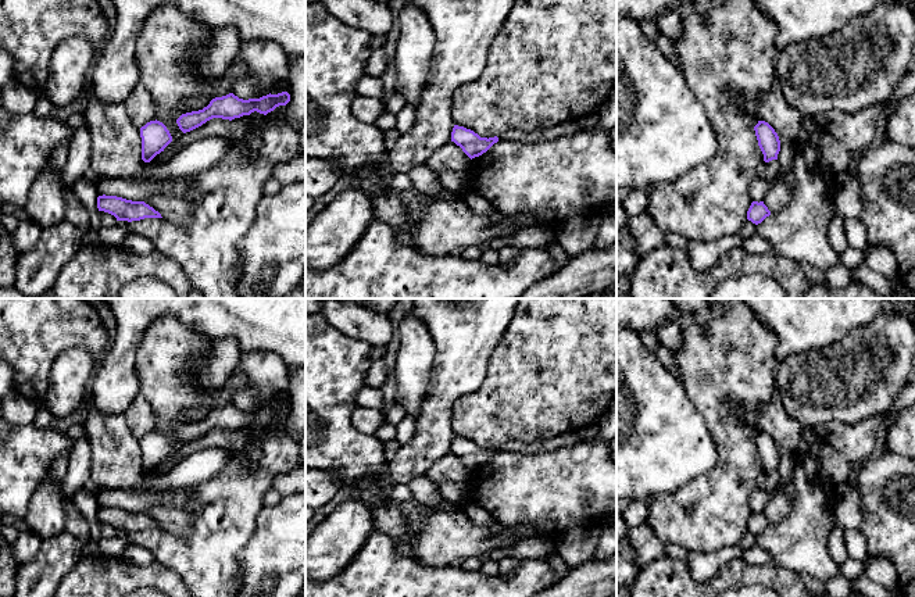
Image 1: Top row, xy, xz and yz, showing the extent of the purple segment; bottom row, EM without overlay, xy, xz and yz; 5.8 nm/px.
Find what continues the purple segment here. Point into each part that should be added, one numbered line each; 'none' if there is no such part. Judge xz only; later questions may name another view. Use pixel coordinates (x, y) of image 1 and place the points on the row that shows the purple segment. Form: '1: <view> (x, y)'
none

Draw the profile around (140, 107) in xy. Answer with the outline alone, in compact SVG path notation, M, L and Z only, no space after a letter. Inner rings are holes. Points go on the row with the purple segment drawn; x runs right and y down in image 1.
M142 82L136 83L124 106L132 124L139 129L147 122L157 119L156 103Z

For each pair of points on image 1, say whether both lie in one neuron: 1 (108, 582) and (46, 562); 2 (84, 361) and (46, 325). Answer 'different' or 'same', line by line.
1: different
2: different

